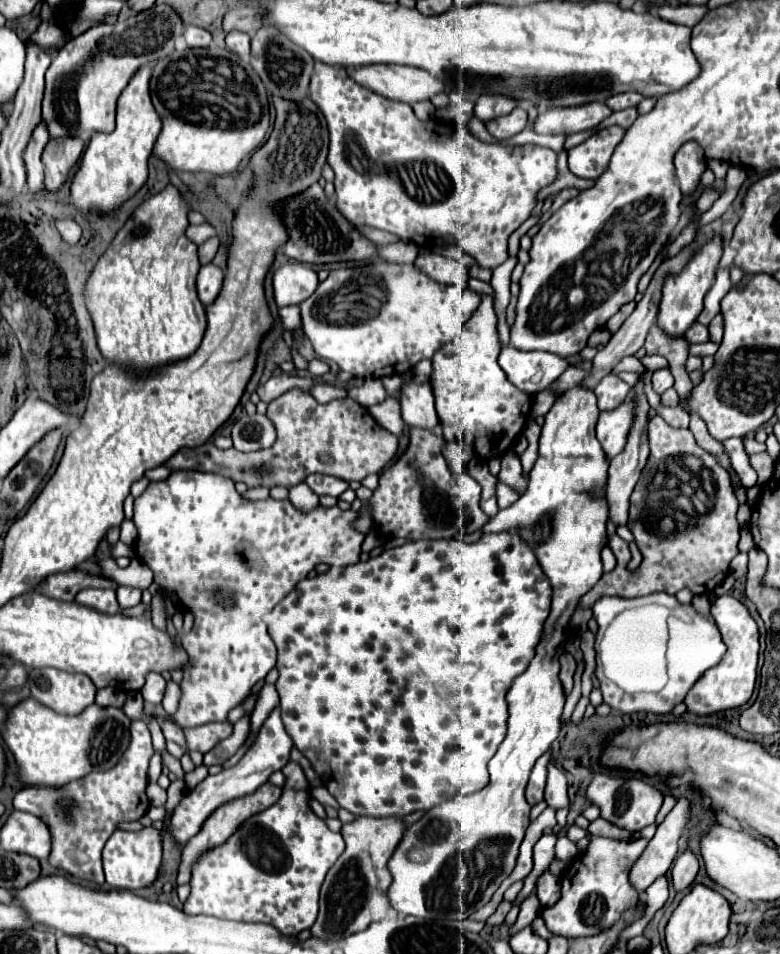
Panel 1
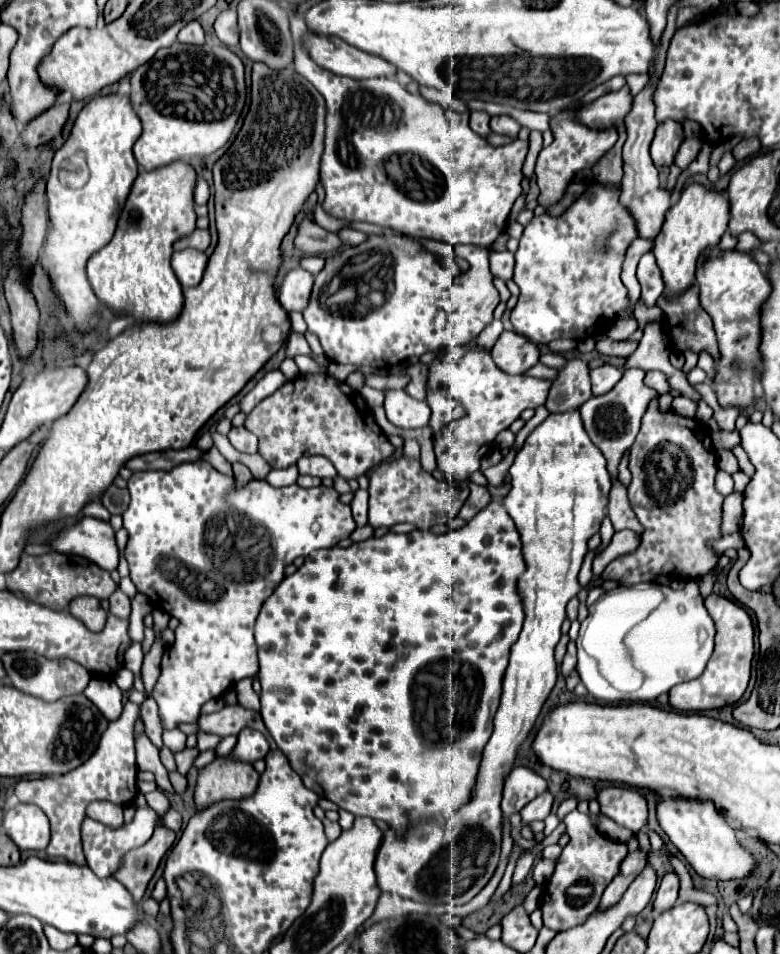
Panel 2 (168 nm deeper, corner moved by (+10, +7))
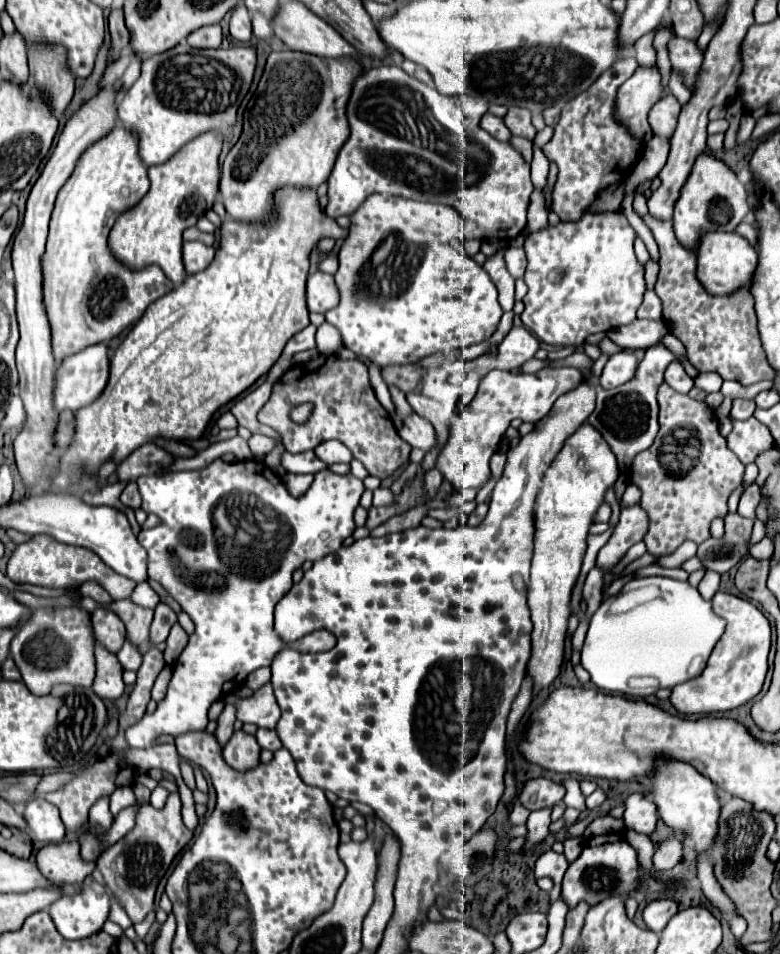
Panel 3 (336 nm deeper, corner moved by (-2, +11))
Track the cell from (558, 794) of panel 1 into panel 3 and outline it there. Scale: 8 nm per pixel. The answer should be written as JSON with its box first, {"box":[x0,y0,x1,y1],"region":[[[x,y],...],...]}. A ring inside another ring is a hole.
{"box":[523,810,551,850],"region":[[[535,810],[529,814],[527,820],[527,844],[523,846],[525,850],[529,850],[533,844],[539,844],[545,840],[545,836],[549,834],[549,824],[551,824],[551,812],[547,810]]]}

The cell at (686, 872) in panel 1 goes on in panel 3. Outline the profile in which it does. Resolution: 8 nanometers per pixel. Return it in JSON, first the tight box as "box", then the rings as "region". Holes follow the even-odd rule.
{"box":[643,898,679,934],"region":[[[659,898],[645,906],[643,920],[649,930],[659,934],[677,912],[679,912],[679,904],[675,898]]]}

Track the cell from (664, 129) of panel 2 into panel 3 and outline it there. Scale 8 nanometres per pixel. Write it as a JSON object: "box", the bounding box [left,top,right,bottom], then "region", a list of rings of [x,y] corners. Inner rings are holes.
{"box":[649,96,681,140],"region":[[[663,96],[663,100],[659,100],[649,112],[649,124],[653,134],[665,140],[671,140],[679,112],[681,112],[681,106],[675,100],[675,96]]]}

